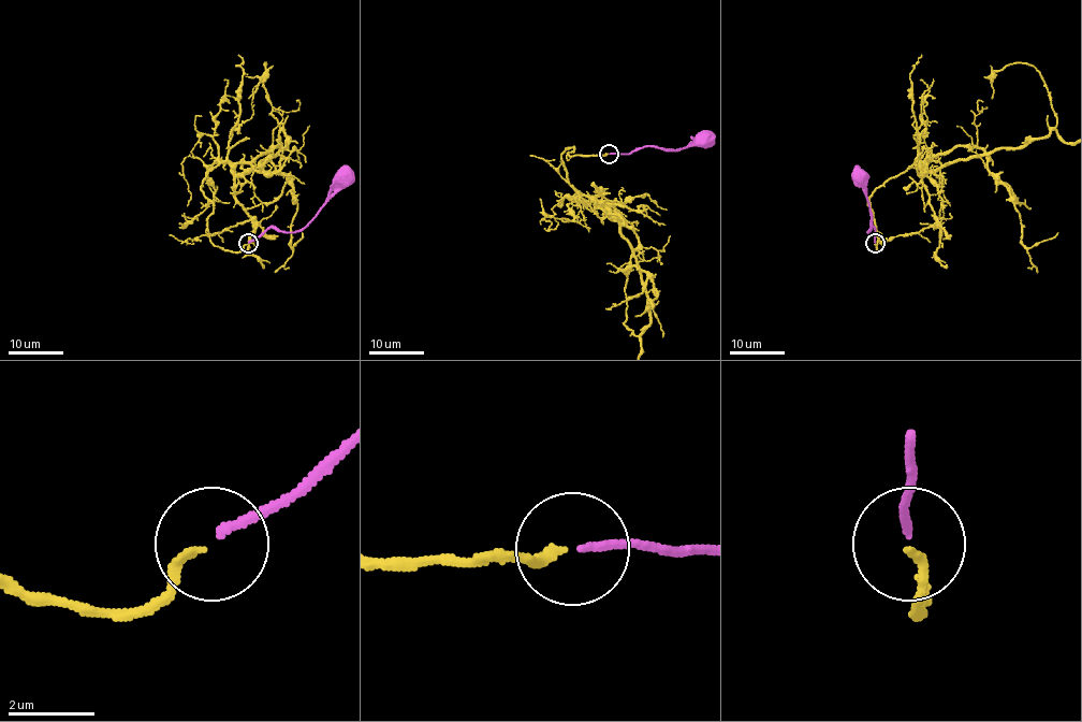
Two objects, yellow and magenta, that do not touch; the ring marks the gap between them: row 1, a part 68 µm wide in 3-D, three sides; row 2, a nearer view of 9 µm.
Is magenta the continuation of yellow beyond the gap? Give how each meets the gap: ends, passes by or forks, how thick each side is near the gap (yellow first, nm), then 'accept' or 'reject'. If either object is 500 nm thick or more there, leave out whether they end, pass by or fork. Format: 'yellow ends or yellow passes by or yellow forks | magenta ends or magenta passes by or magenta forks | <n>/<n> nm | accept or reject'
yellow ends | magenta ends | 190/180 nm | accept

